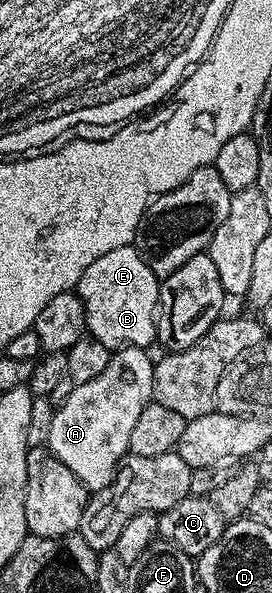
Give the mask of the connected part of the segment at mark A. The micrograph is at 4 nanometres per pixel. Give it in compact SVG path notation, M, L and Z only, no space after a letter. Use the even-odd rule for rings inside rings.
M127 347L117 350L111 356L108 367L104 367L104 371L96 375L96 379L88 379L88 383L76 387L72 395L68 395L68 399L55 408L48 448L90 491L102 489L115 480L120 469L118 460L127 456L130 448L129 440L135 430L136 419L154 397L155 362L152 357L150 361L148 354L146 349Z

